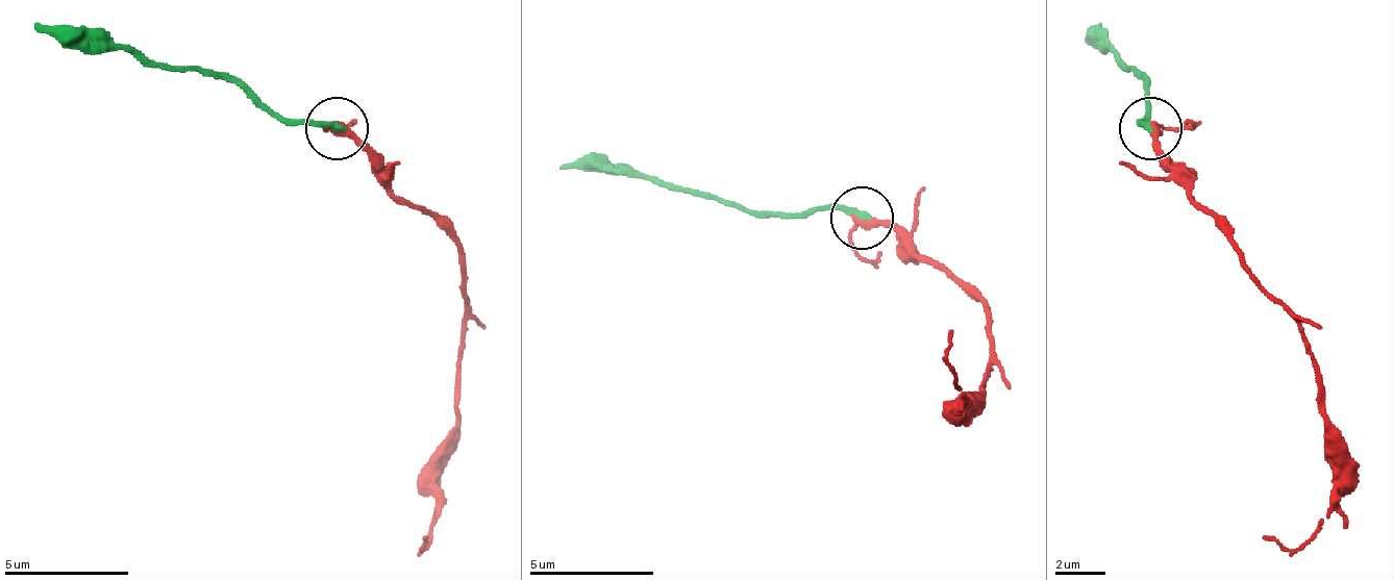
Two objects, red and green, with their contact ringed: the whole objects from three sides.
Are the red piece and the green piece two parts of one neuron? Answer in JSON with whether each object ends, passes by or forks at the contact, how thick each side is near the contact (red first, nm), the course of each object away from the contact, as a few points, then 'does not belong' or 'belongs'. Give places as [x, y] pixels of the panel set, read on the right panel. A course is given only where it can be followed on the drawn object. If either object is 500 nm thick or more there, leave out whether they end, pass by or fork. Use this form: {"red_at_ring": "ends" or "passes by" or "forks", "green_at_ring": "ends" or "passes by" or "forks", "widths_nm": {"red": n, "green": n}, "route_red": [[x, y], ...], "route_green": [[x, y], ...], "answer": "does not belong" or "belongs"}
{"red_at_ring": "passes by", "green_at_ring": "ends", "widths_nm": {"red": 320, "green": 240}, "route_red": [[1151, 127], [1164, 171], [1239, 252], [1301, 326], [1333, 445], [1333, 513], [1295, 551], [1264, 538]], "route_green": [[1151, 127], [1139, 121], [1145, 83], [1101, 40], [1101, 21]], "answer": "belongs"}

